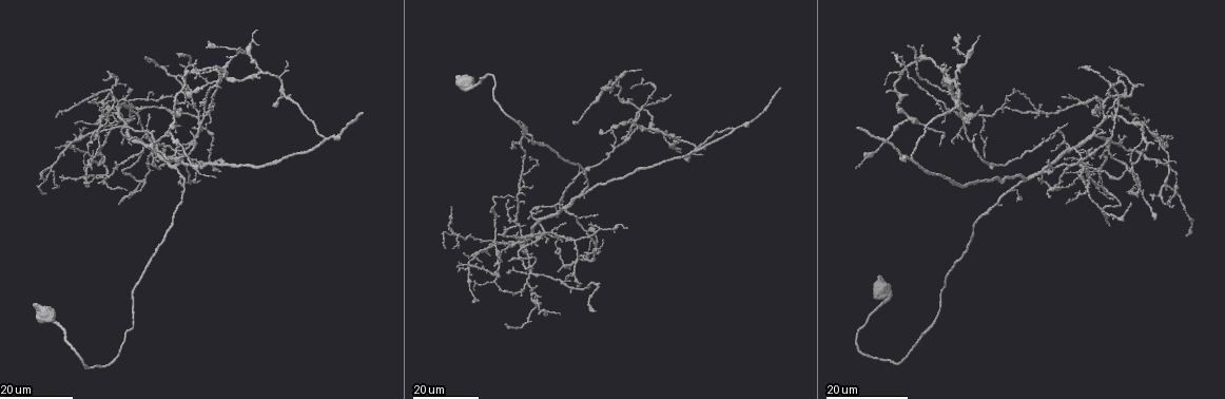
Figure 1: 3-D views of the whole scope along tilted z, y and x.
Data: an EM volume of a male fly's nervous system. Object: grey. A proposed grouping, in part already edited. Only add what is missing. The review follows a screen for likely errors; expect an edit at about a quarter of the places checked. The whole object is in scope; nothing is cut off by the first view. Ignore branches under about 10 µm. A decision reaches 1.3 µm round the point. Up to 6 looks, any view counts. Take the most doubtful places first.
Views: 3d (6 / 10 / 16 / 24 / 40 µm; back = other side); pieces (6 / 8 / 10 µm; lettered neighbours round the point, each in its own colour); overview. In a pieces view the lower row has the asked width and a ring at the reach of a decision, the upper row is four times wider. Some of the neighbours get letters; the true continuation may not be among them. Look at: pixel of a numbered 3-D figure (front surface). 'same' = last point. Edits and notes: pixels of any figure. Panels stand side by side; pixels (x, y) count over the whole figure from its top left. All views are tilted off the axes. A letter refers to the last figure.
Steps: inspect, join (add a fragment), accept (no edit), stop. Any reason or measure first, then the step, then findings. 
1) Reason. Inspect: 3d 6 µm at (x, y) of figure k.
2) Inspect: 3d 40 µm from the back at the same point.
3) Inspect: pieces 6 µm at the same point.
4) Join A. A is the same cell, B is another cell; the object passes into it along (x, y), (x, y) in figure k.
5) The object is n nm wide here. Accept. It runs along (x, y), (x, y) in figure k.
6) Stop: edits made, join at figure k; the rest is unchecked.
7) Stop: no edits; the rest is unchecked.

Long arm stops here. Inspect: 3d 16 µm at (777, 88) of figure 1.

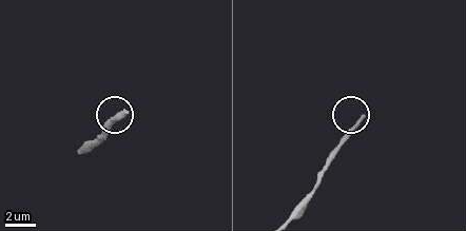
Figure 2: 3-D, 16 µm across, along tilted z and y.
Inspect: 3d 10 µm at (364, 119) of figure 2.

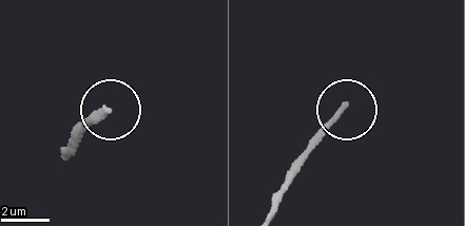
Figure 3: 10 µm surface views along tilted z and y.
Inspect: pieces 6 µm at (342, 104) of figure 3.

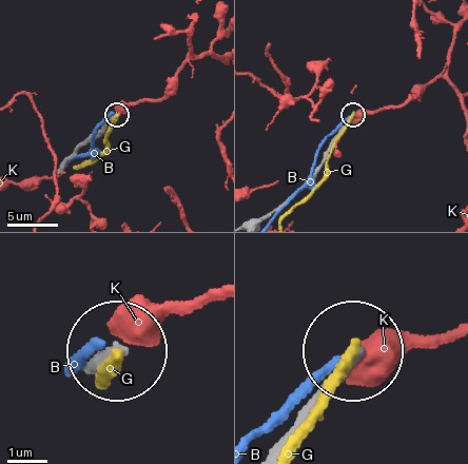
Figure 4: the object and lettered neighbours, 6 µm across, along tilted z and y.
The object is 230 nm wide here. Accept. B, G and K are other cells; no lettered fragment goes on from it.

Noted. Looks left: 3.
End of a long branch. Inspect: 3d 16 µm at (55, 116) of figure 1.

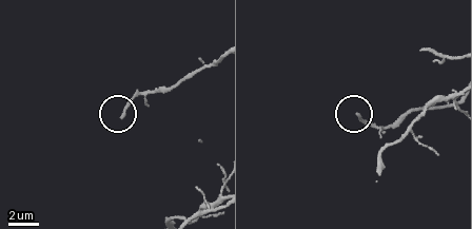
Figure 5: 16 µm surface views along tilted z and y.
Inspect: pieces 10 µm at (120, 115) of figure 5.

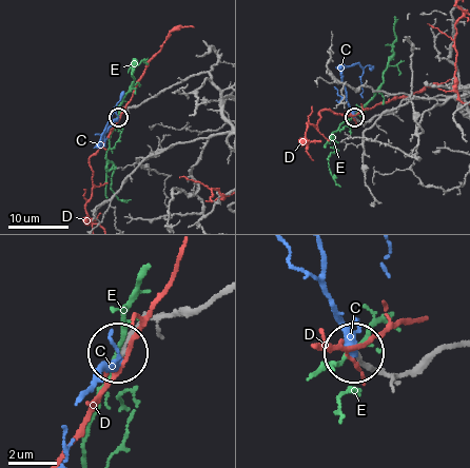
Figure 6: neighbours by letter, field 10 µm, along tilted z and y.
The object is 170 nm wide here. Join C. C is the same cell, D and E are other cells; the object passes into it along (368, 119), (353, 116), (341, 76), (344, 65), (363, 72) in figure 6; the cell continues.

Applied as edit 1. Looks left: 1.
Stop: edits made, join at figure 6; the rest is unchecked.

